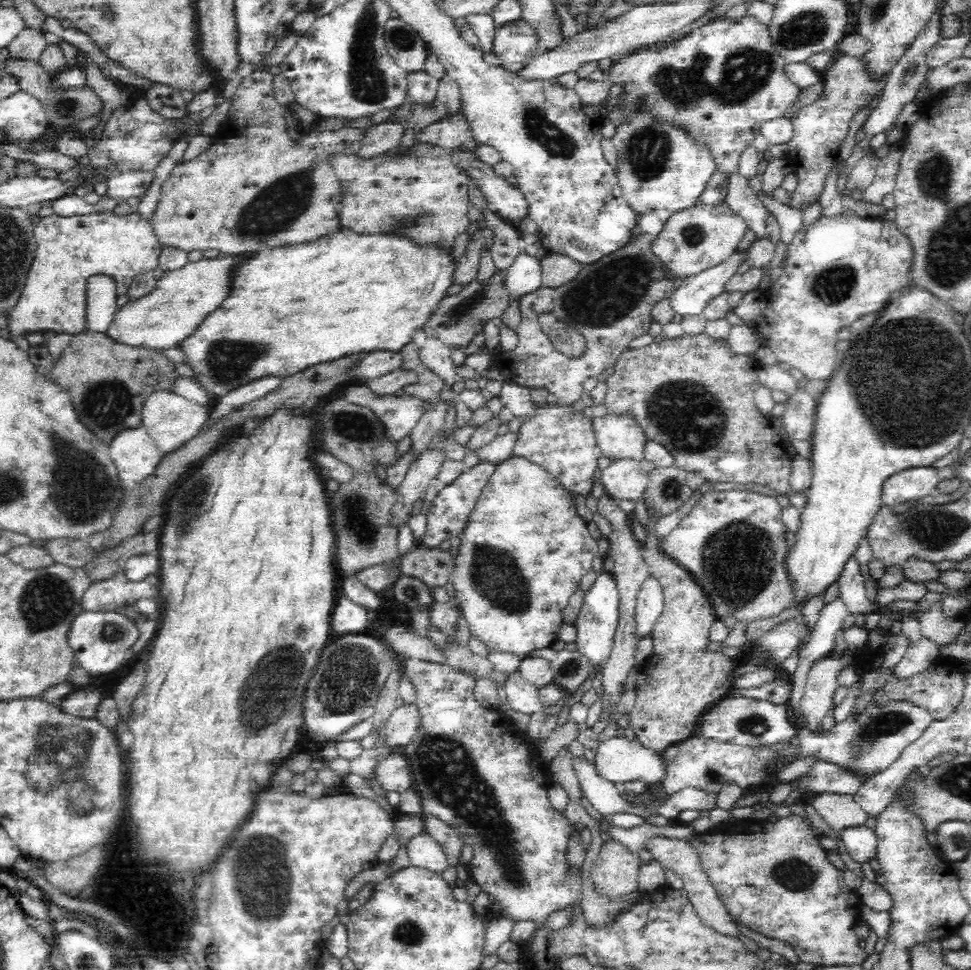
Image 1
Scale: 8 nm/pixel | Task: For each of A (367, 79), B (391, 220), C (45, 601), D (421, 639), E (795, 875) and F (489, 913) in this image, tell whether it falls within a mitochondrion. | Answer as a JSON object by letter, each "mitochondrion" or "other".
{"A":"mitochondrion","B":"mitochondrion","C":"mitochondrion","D":"other","E":"mitochondrion","F":"other"}

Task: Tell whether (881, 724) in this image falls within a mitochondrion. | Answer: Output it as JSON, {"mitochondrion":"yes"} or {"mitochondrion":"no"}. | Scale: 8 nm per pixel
{"mitochondrion":"yes"}

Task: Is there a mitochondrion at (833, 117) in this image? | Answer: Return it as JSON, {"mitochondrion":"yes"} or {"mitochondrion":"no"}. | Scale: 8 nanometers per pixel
{"mitochondrion":"no"}

